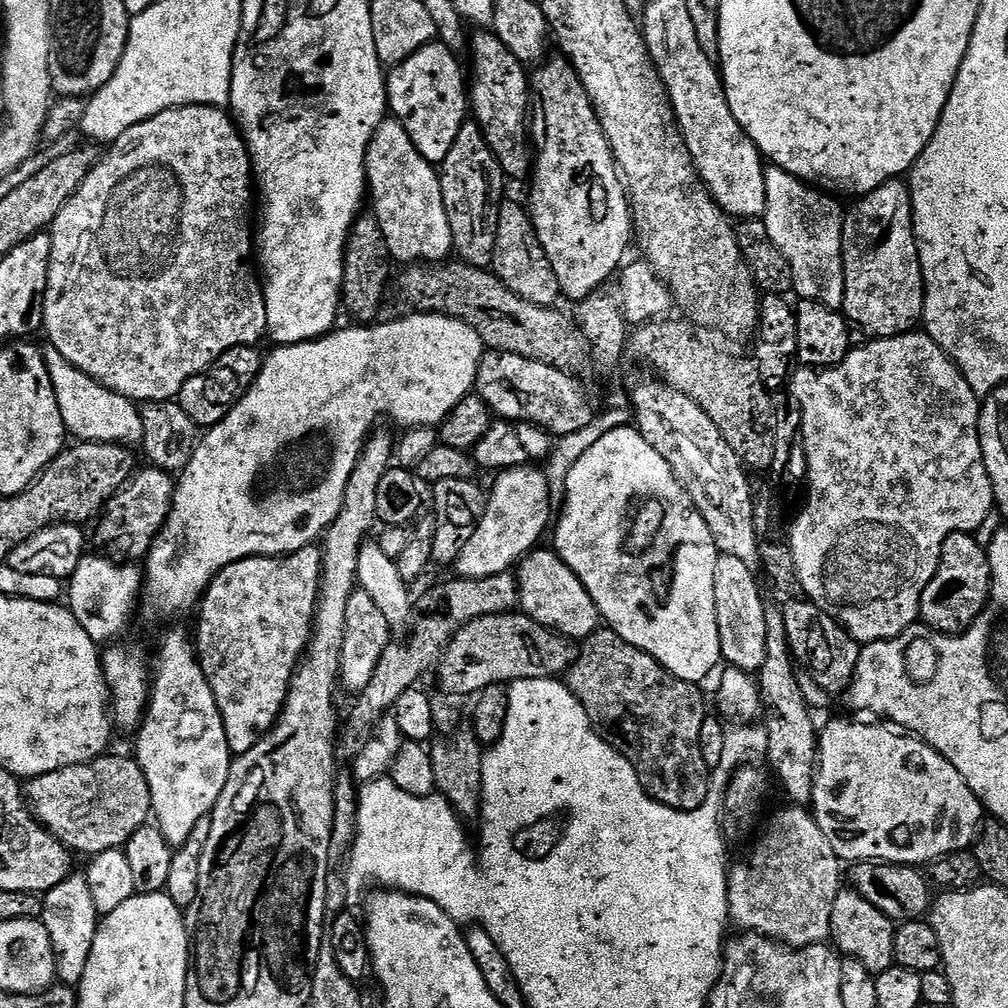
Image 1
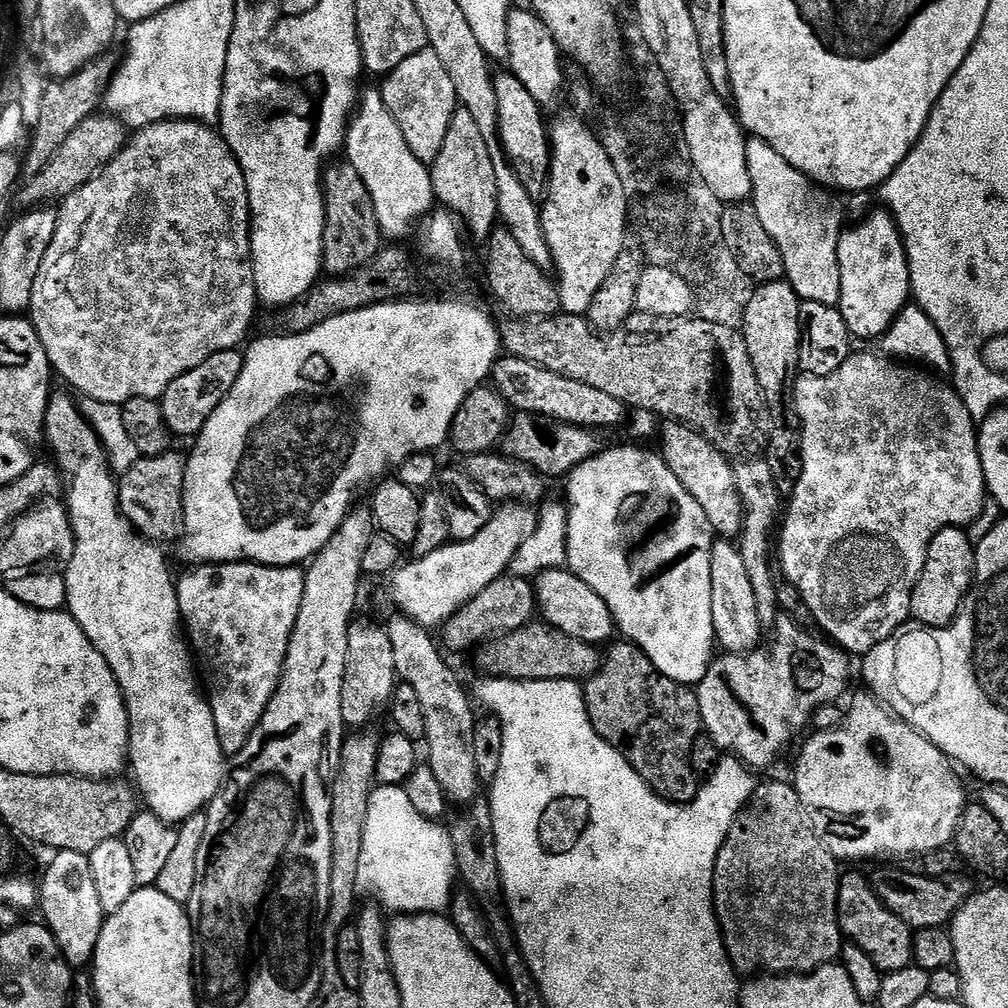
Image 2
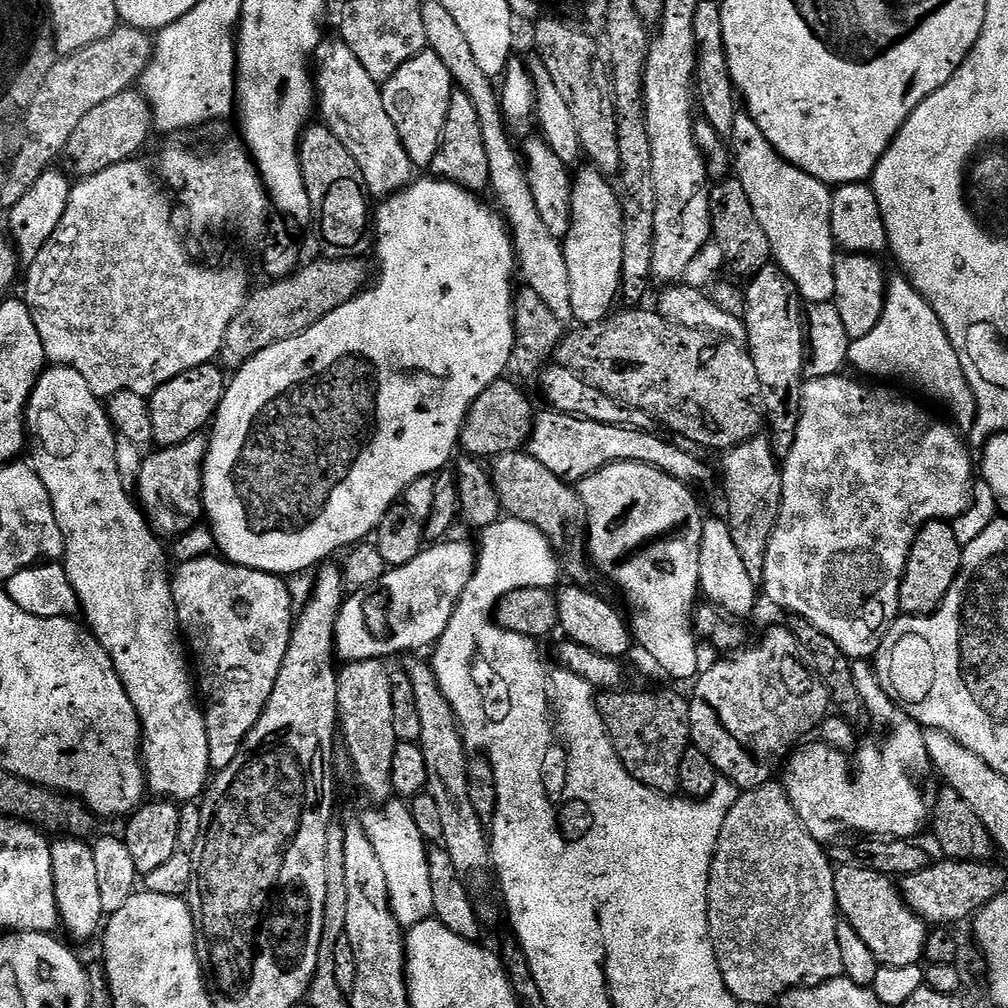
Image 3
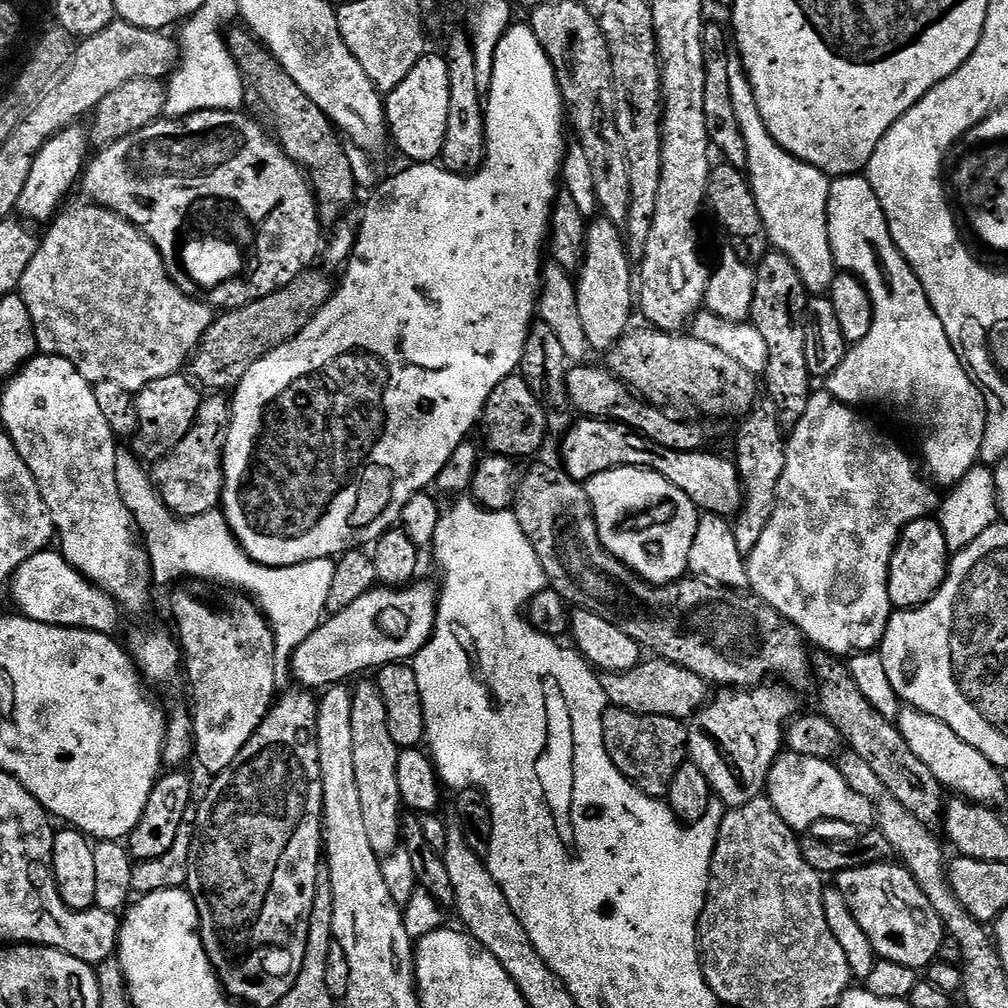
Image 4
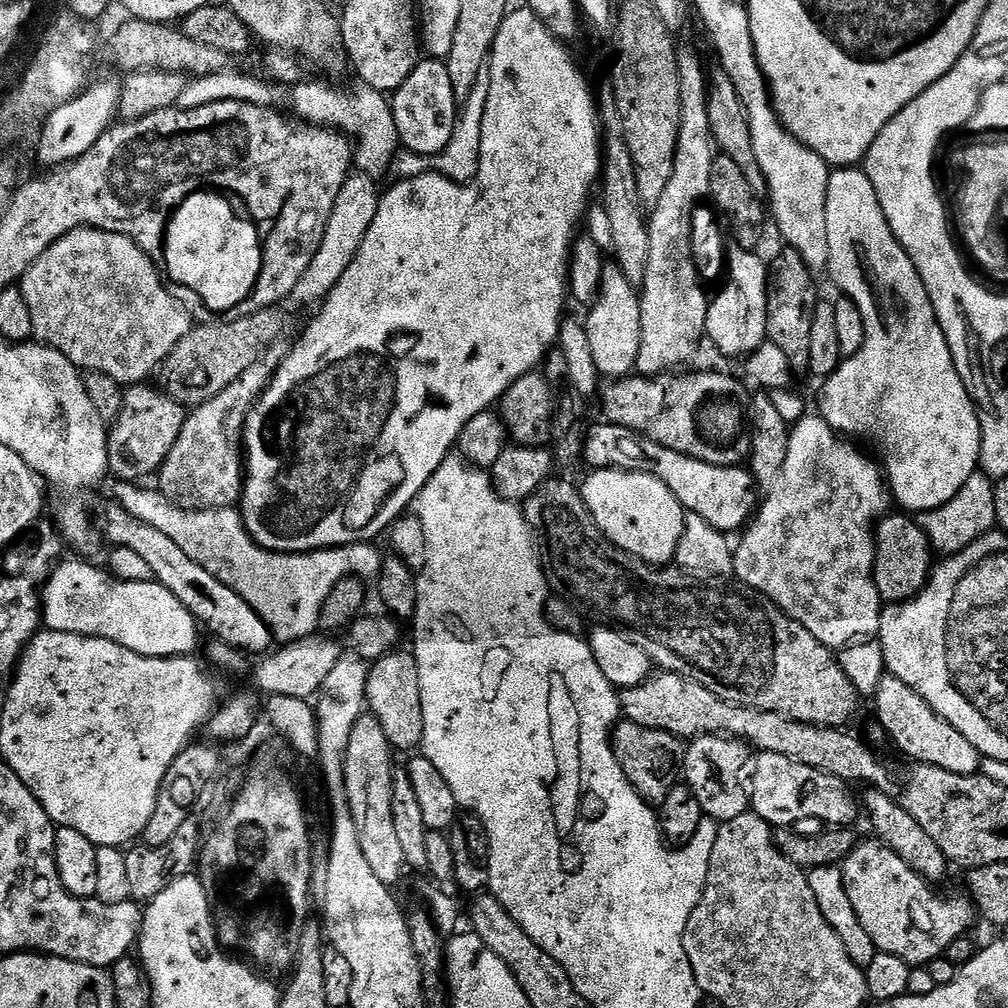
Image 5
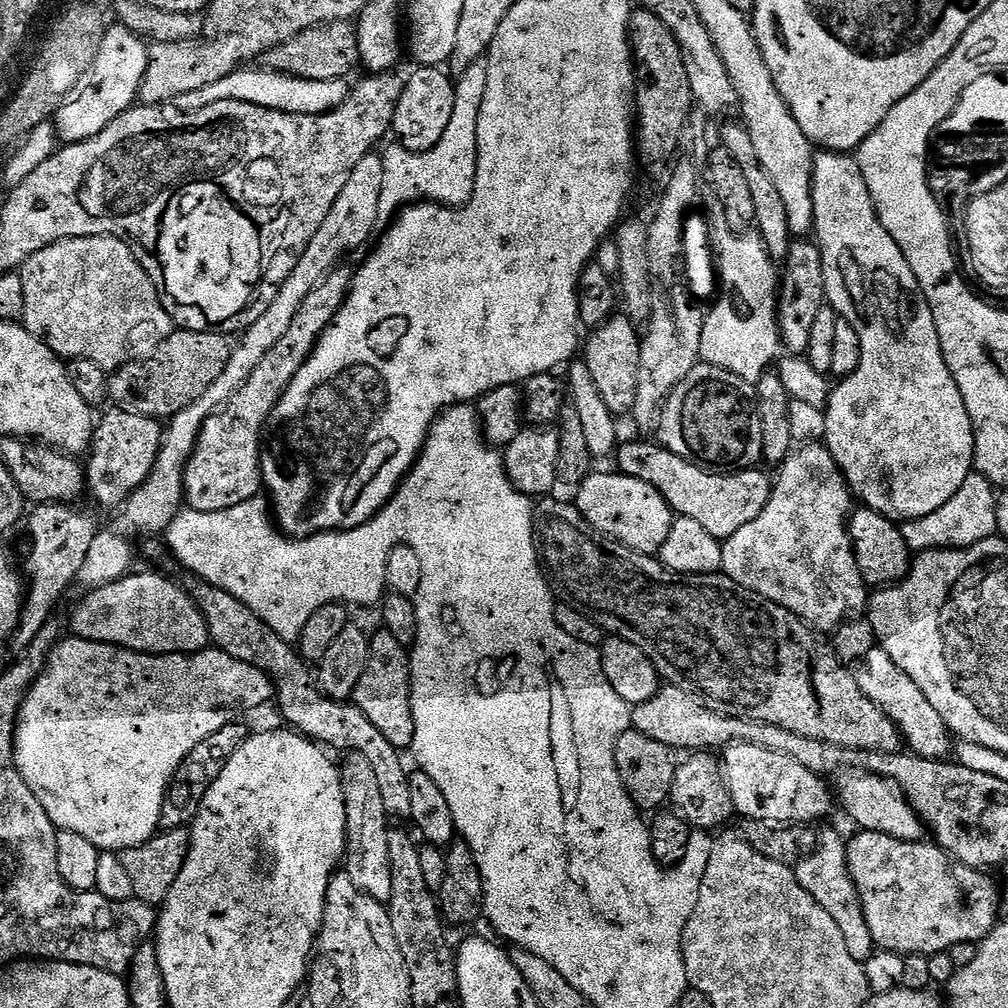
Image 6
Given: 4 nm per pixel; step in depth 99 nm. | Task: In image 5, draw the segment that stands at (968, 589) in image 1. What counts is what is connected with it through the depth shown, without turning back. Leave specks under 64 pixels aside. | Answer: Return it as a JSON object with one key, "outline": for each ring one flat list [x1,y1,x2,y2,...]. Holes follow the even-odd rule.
{"outline":[[889,514,883,517,874,529,876,561,872,573,881,601,888,606,916,599,916,595,928,585,934,567,934,549,923,529,911,515,899,515]]}

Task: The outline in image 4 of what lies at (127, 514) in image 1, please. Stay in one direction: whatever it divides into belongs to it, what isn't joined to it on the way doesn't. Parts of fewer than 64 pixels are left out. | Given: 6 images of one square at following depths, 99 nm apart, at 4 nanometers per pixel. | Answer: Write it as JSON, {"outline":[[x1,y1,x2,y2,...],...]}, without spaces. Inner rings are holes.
{"outline":[[212,394,201,399,200,415,195,426,167,452,151,465,150,475,160,494,160,501,181,518,201,516,217,511,224,494,224,443,228,437,228,421,232,419,230,400,224,394],[225,396,225,397,224,397]]}

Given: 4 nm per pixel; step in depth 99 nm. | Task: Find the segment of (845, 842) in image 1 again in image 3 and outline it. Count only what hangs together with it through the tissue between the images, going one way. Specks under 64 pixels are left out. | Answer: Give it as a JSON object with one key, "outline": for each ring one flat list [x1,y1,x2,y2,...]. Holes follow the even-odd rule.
{"outline":[[852,660,854,682,858,686,860,702,865,713,872,715,876,728,881,736,868,740,855,749,856,769,848,765,849,757,823,742,805,743,797,747,786,761,783,769,782,783,798,818,804,824,804,829,821,842,836,840,843,832,861,832,864,838,891,838,893,840,911,841,920,832,920,827,927,825,930,820,930,804,920,793,918,785,912,781,912,775,919,768,928,768,930,761,926,750,925,729,910,714,906,714,882,690,876,669,868,660]]}

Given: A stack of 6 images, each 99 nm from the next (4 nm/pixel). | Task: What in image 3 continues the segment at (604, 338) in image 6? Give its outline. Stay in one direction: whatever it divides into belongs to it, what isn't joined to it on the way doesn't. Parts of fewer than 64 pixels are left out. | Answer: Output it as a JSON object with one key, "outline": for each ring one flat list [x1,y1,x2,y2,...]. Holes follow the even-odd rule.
{"outline":[[591,166,575,173,572,182,572,225,570,234,563,240,566,266,570,270,570,303,574,305,572,320,577,325,602,324,613,315,612,303,621,295,622,282,622,206,620,193,613,181]]}

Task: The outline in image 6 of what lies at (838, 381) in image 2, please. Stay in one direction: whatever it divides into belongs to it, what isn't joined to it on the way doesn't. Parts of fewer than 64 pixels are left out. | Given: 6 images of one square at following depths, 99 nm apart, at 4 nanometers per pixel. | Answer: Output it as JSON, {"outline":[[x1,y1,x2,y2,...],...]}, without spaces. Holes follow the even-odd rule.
{"outline":[[820,442,797,447,779,465,777,472,780,473,774,476,772,493,762,514,758,514,754,522,746,522,738,534,723,541,723,575,738,582,738,586,746,586,746,590,790,610,817,633,831,633,853,614,863,613,870,599,870,589,864,583,852,536,848,533,848,522,854,512,852,489,830,450]]}

